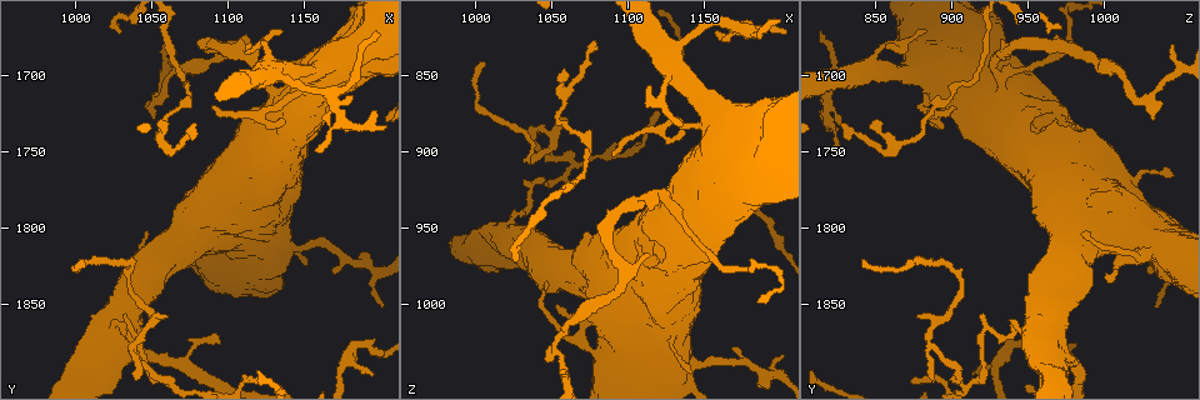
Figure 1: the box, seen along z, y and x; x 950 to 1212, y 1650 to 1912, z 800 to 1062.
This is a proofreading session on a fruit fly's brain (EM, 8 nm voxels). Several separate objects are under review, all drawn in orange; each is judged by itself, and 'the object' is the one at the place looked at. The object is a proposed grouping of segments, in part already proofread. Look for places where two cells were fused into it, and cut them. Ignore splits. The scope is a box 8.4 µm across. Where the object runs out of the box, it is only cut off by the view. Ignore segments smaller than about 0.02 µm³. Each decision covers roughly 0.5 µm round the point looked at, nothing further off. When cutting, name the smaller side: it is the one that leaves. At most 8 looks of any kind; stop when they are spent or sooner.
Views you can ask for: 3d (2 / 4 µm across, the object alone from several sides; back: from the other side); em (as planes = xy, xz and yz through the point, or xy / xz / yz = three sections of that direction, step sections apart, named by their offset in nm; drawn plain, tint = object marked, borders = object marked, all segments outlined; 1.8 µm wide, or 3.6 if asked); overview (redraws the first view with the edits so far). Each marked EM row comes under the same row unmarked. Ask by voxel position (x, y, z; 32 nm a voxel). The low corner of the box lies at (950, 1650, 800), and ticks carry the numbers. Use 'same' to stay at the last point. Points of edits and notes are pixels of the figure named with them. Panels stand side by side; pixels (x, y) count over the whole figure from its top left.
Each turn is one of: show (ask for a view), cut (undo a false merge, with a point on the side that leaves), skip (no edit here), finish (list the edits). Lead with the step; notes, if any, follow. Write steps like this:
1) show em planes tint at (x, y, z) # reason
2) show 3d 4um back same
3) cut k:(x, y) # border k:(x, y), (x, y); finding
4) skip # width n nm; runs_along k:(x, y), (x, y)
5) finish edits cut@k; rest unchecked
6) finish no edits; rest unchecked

show 3d 4um at (1186, 1878, 938) # thick turns thin

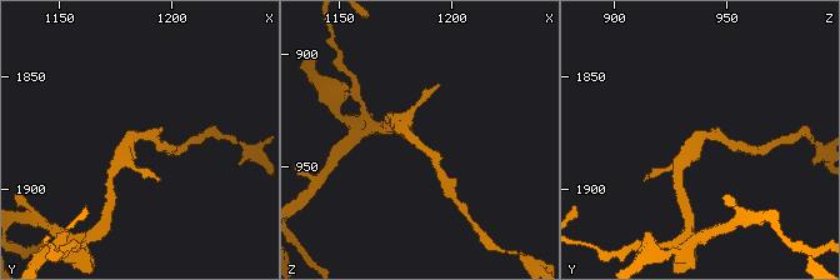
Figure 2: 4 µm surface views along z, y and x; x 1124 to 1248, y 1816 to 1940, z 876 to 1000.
show em planes tint at (1184, 1875, 940) # shape alone is not enough

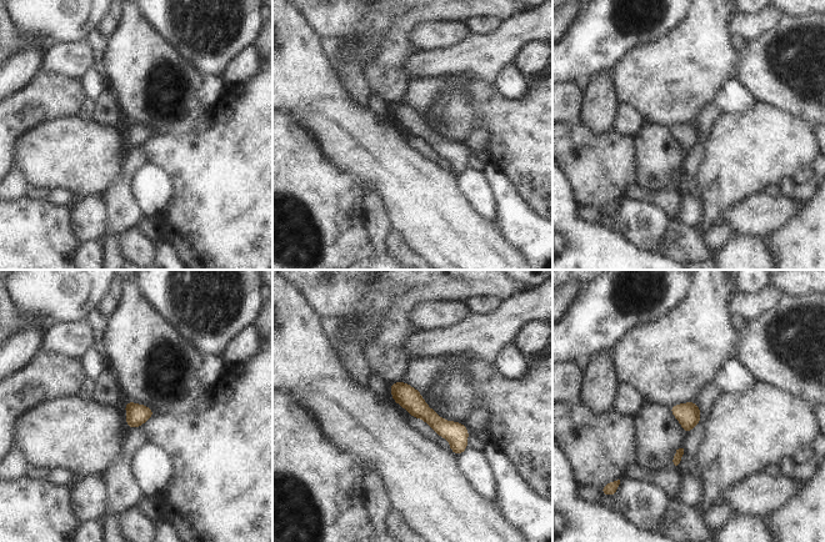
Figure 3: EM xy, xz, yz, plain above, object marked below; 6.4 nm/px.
skip # runs_along 3:(394, 386), (464, 445); all the same cell

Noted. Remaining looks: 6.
show em xz step 4 borders at (1032, 1870, 962) # abrupt turn

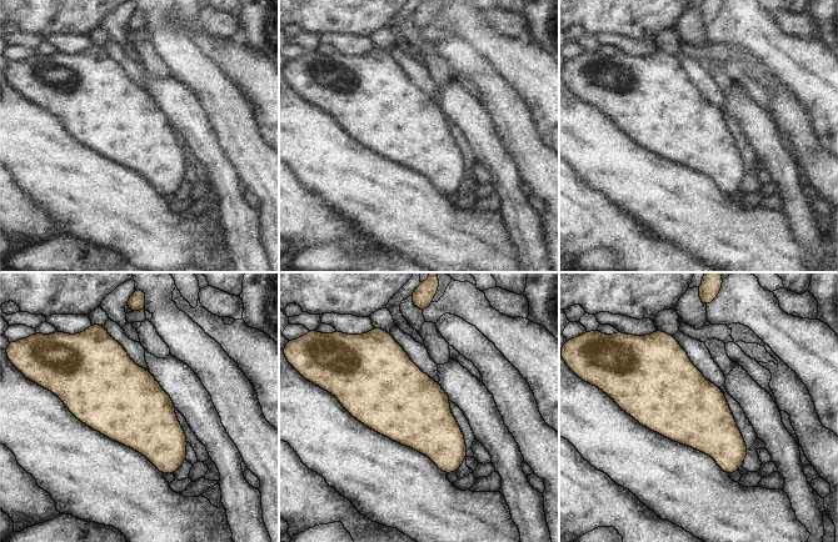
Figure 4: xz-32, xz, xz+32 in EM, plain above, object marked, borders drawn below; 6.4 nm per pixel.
skip # one cell here

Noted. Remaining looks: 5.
show 3d 4um at (1126, 1702, 932) # thick turns thin

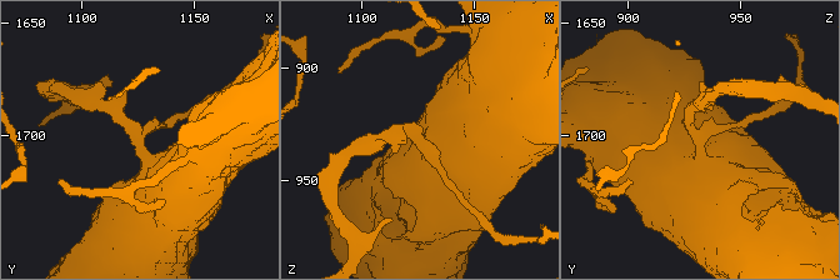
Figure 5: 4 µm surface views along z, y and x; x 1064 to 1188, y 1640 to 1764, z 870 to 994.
show em 3.6um planes tint at (1127, 1703, 933)

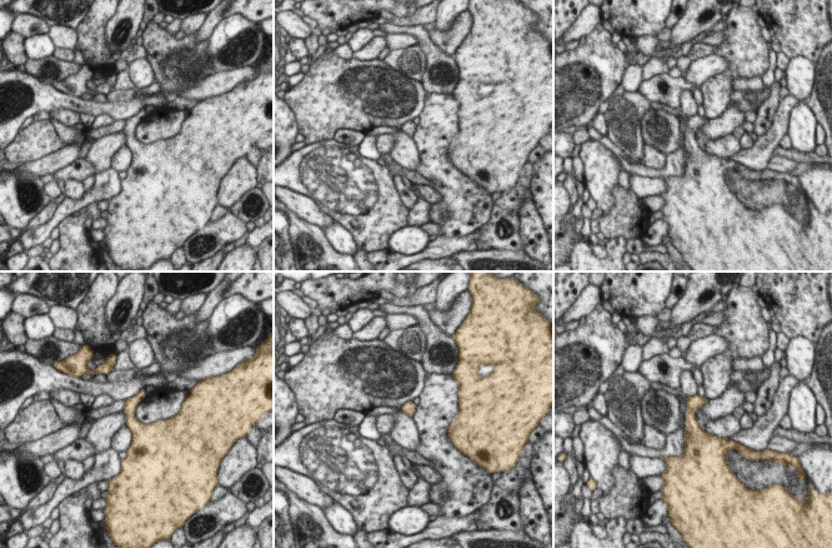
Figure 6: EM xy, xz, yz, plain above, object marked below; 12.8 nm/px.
skip # width 160 nm; continuous, no second cell

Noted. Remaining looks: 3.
finish no edits; rest unchecked

